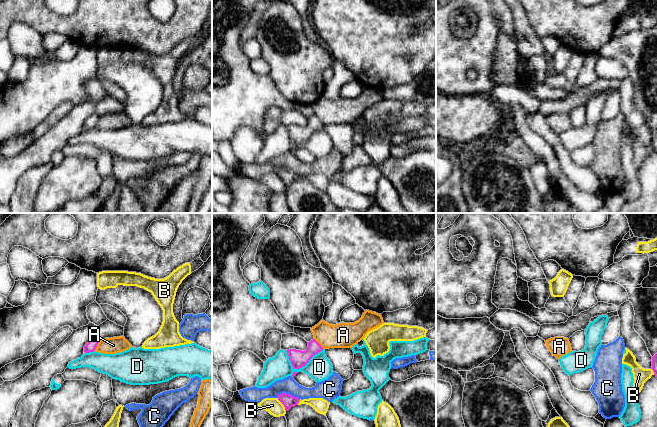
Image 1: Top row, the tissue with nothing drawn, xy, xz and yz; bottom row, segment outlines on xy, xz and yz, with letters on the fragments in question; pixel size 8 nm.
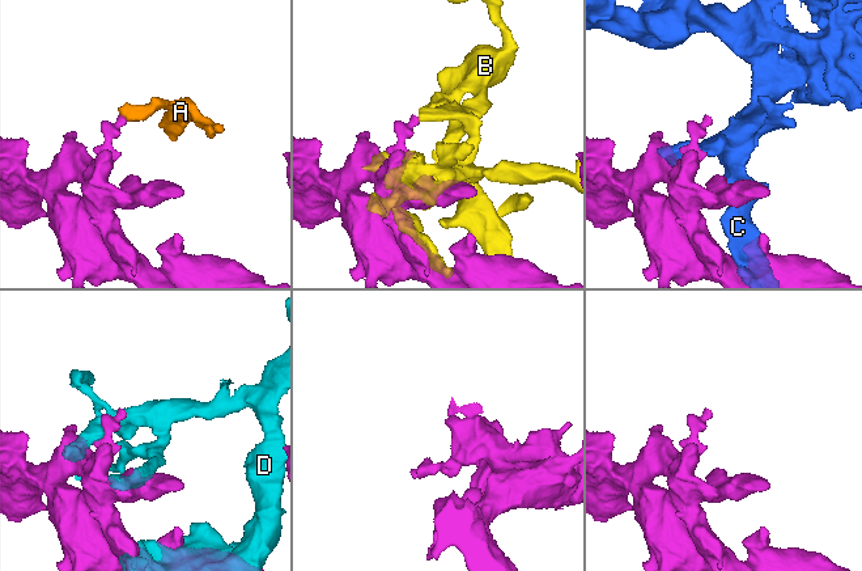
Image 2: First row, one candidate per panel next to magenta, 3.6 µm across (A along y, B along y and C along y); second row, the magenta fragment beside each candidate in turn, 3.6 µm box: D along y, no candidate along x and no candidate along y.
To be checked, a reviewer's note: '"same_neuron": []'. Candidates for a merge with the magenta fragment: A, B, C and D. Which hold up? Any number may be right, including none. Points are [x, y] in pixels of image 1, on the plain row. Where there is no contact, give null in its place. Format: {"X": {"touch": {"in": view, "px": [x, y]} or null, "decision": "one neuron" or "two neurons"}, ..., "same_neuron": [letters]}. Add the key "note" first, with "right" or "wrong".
{"note": "right", "A": {"touch": {"in": "xz", "px": [318, 119]}, "decision": "two neurons"}, "B": {"touch": {"in": "xz", "px": [282, 179]}, "decision": "two neurons"}, "C": {"touch": {"in": "xz", "px": [288, 170]}, "decision": "two neurons"}, "D": {"touch": {"in": "xz", "px": [306, 139]}, "decision": "two neurons"}, "same_neuron": []}

